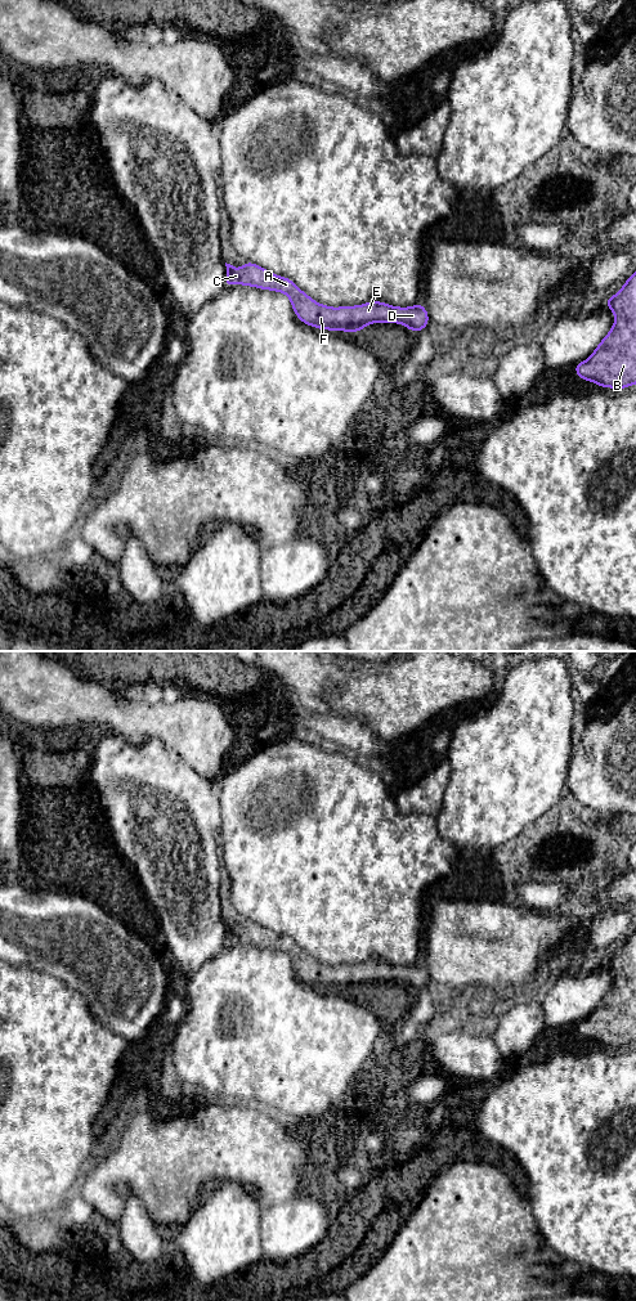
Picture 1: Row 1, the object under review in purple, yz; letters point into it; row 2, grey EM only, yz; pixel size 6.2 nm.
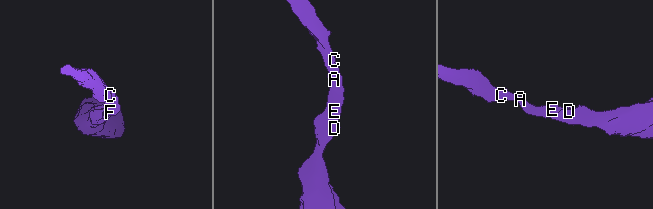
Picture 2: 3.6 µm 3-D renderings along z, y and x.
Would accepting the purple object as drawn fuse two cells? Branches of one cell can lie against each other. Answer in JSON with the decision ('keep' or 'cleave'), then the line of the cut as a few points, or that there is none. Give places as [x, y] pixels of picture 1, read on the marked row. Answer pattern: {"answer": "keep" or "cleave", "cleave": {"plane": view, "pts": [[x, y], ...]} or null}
{"answer": "keep", "cleave": null}

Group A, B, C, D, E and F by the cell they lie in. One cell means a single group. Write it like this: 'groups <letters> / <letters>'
groups A B C D E F

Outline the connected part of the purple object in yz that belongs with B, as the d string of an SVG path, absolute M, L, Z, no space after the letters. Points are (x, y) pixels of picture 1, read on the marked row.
M636 272L615 295L605 300L605 306L614 313L614 324L590 358L574 365L574 371L579 378L603 389L621 390L636 383Z

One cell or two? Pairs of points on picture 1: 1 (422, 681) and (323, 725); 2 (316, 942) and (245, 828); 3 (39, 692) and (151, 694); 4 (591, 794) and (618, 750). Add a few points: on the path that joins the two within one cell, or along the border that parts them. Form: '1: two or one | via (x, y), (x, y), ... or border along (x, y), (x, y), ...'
1: two | border along (313, 712), (357, 718), (368, 727)
2: one | via (316, 914), (316, 898), (273, 856)
3: two | border along (144, 700), (149, 703), (161, 701)
4: one | via (599, 784), (618, 761)

